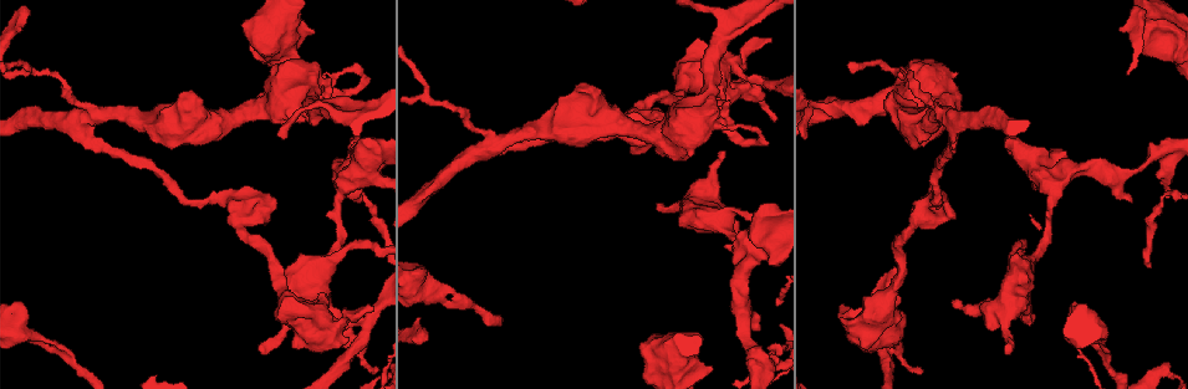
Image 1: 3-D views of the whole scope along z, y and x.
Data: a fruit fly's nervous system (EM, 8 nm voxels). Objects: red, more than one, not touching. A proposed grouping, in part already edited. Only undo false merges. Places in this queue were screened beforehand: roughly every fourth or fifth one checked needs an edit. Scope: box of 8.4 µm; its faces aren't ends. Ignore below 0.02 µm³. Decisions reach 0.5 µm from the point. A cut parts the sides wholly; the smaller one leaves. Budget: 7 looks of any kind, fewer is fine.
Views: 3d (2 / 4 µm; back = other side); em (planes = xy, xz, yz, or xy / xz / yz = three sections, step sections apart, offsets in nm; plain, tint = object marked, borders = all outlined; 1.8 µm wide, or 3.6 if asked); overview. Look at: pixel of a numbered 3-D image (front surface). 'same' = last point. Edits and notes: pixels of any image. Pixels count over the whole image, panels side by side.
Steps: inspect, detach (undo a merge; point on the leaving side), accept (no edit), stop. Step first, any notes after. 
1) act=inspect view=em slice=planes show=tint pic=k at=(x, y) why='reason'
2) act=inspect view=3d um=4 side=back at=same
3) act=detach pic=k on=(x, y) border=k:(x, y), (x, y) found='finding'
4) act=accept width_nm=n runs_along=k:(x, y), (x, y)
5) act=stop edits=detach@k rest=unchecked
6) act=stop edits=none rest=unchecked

act=inspect view=em slice=planes show=borders pic=1 at=(755, 88) why='a fork'

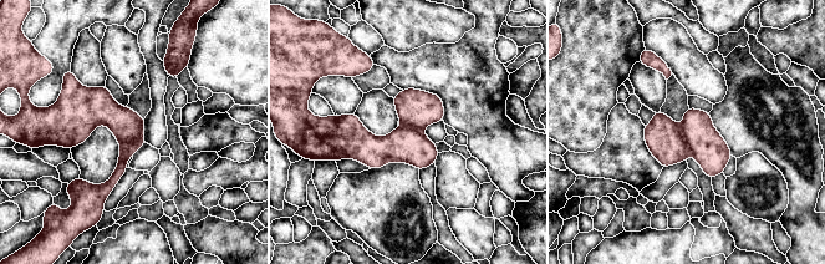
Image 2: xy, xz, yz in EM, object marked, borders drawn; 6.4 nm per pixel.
act=detach pic=2 on=(663, 137) border=2:(680, 128), (689, 153) found='a second neuron is stuck on'

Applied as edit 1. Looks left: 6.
act=inspect view=em um=3.6 slice=yz step=4 show=tint pic=1 at=(703, 202) why='two arms at a narrow angle'

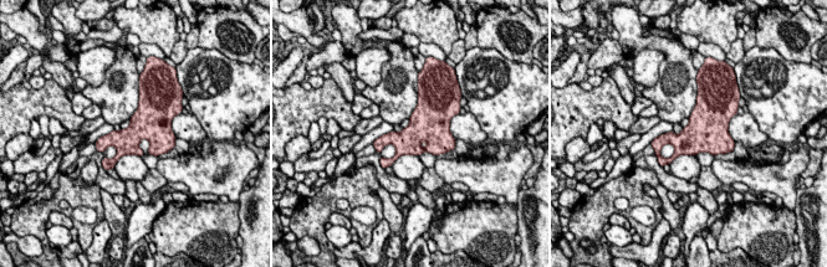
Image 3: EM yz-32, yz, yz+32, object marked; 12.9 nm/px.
act=inspect view=em um=3.6 slice=planes show=borders at=same

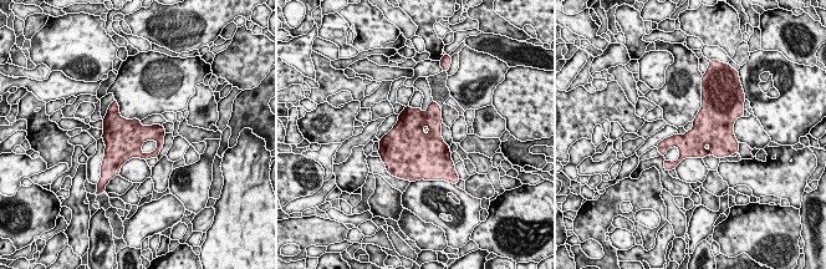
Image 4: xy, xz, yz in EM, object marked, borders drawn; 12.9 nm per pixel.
act=accept width_nm=460 found='all the same neuron'

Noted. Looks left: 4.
act=inspect view=em slice=planes show=tint pic=1 at=(730, 132)

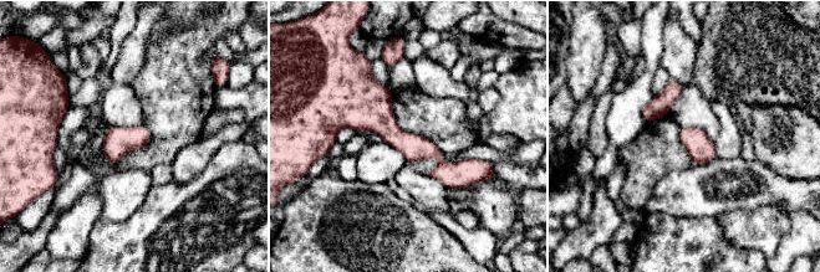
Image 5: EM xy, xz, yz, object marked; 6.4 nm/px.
act=accept width_nm=170 runs_along=5:(335, 126), (378, 119), (448, 167), (478, 165) found='continuous, no second neuron'

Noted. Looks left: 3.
act=stop edits=detach@2 rest=unchecked

